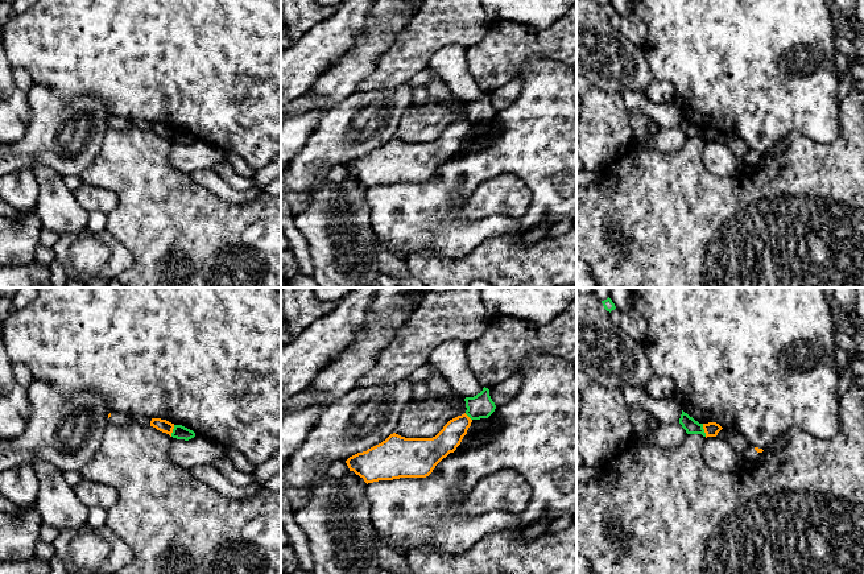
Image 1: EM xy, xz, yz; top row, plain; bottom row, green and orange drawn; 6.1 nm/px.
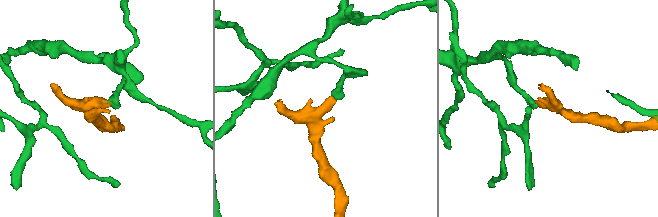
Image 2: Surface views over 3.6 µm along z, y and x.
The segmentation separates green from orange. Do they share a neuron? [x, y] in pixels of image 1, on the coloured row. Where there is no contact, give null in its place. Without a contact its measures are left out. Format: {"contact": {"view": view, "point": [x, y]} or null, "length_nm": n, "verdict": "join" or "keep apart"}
{"contact": {"view": "yz", "point": [703, 430]}, "length_nm": 80, "verdict": "keep apart"}

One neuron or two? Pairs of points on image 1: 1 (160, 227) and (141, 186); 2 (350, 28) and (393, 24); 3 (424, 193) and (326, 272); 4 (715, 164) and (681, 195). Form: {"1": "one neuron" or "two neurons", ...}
{"1": "one neuron", "2": "two neurons", "3": "two neurons", "4": "two neurons"}

